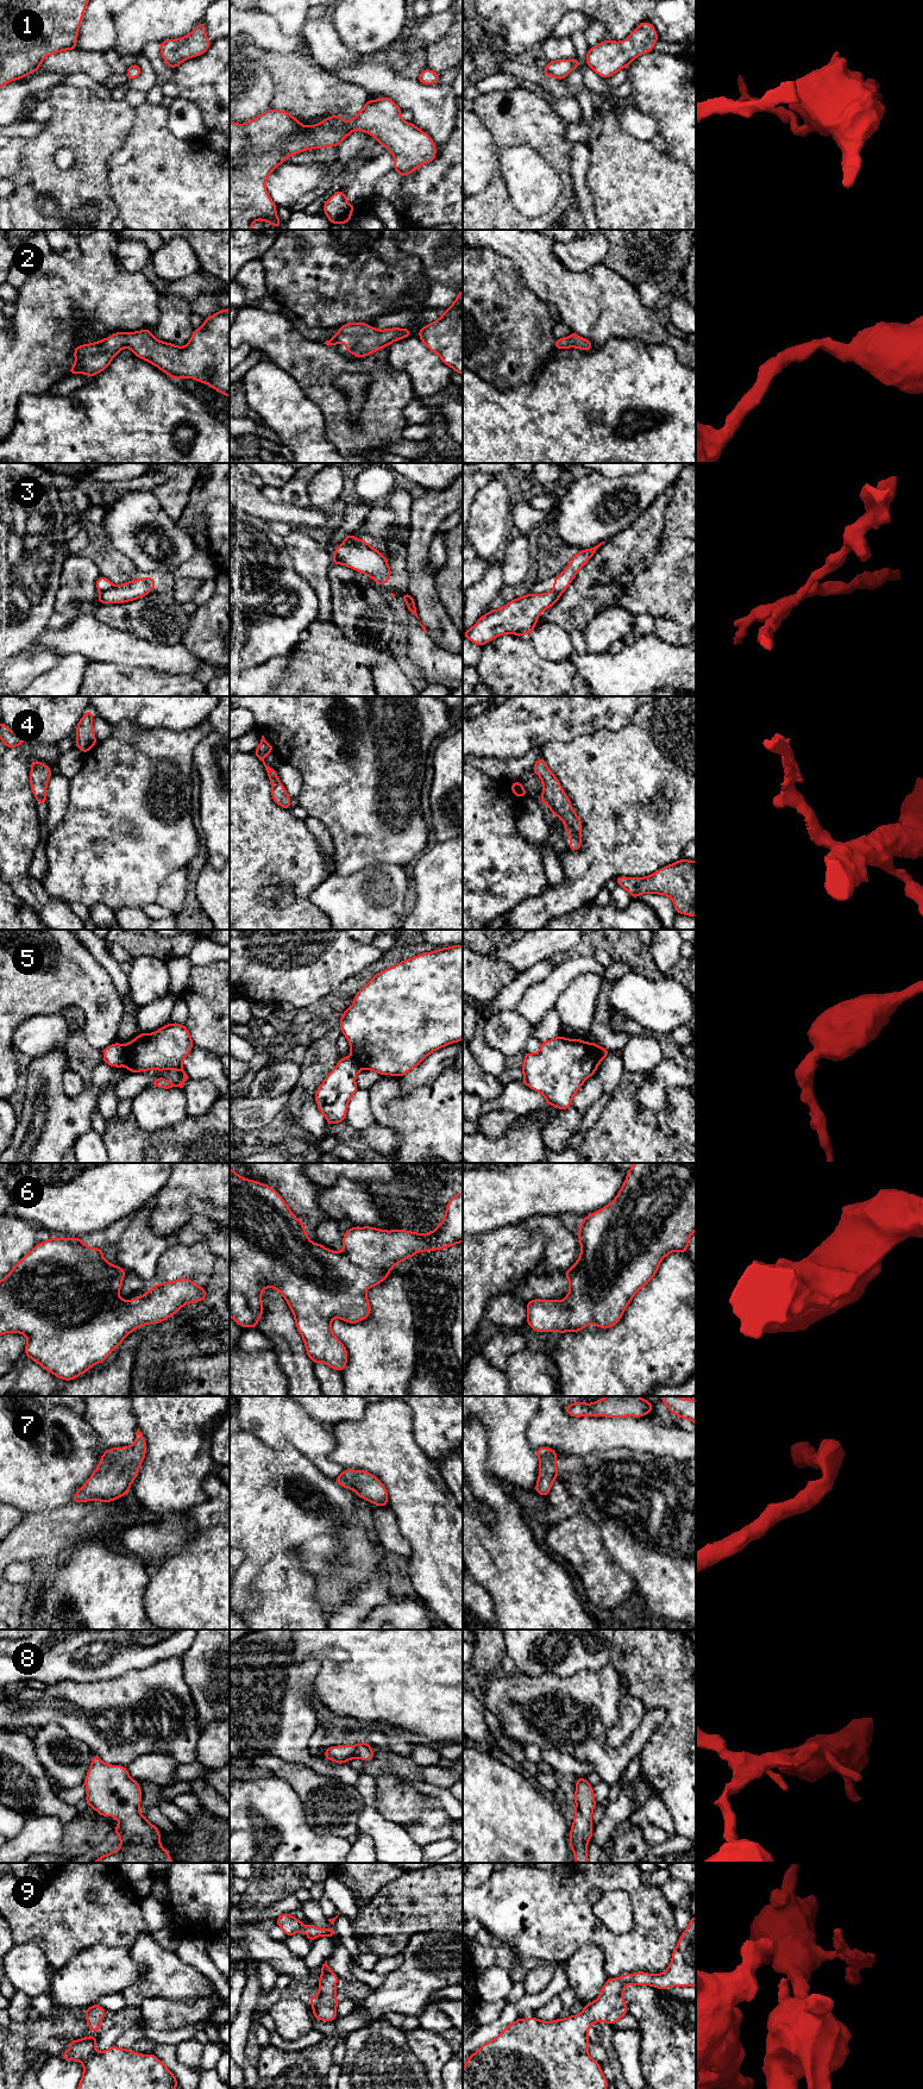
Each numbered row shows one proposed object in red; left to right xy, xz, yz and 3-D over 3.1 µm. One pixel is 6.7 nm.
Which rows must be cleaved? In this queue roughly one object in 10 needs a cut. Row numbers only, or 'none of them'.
3, 5

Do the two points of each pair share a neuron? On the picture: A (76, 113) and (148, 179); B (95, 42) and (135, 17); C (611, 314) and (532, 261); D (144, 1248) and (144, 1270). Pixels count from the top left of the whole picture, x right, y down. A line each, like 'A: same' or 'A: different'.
A: different
B: different
C: same
D: same

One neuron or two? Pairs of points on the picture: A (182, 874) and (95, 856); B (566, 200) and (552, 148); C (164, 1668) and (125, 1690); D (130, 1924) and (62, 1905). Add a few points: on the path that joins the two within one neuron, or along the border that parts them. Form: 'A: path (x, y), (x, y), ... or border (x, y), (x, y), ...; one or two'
A: border (187, 867), (174, 870), (164, 880), (157, 894); two
B: path (567, 187), (560, 161); one
C: path (155, 1677), (142, 1690), (135, 1690); one
D: path (113, 1921), (79, 1921); one

